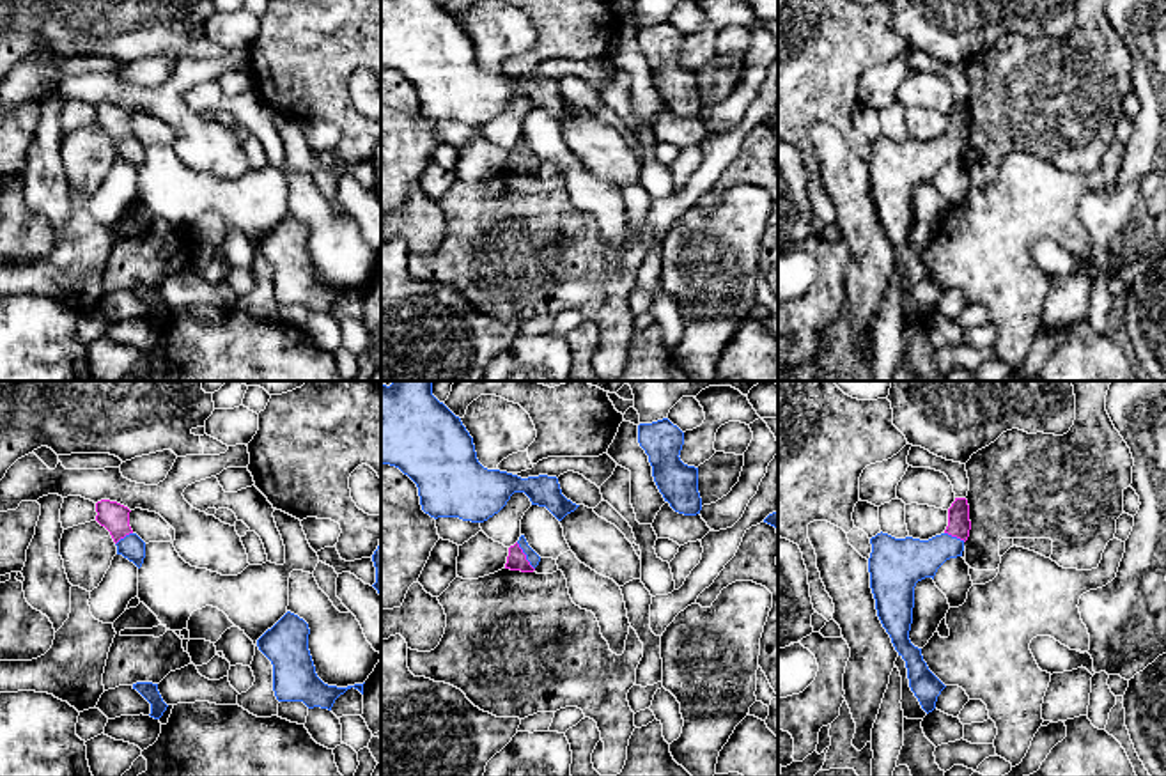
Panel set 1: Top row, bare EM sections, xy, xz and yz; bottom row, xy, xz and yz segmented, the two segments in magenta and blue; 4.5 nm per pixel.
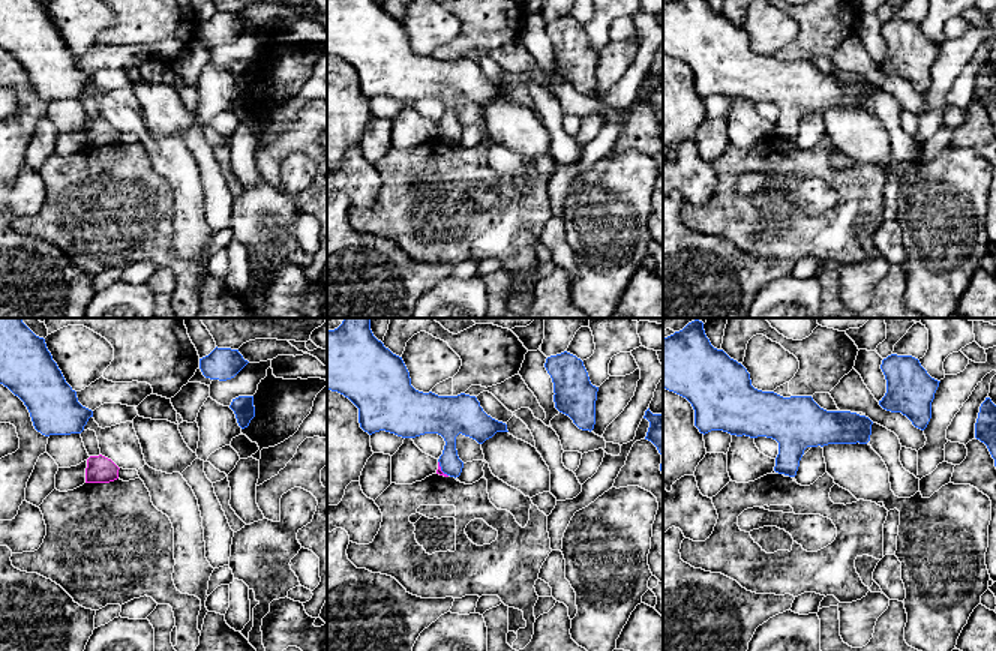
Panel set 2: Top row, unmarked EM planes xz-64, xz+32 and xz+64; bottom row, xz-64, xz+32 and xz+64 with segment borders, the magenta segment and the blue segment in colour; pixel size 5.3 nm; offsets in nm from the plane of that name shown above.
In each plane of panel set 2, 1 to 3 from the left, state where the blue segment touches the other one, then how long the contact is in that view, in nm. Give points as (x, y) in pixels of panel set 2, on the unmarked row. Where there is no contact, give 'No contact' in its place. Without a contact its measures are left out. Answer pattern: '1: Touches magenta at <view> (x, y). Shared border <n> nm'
1: No contact
2: Touches magenta at xz+32 (440, 132). Shared border 100 nm
3: No contact

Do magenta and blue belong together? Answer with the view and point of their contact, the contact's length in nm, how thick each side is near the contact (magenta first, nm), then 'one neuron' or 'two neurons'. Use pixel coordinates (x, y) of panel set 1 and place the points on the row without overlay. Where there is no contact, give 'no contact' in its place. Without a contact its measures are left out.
xz (525, 160) | 150 nm | 90/60 nm | one neuron

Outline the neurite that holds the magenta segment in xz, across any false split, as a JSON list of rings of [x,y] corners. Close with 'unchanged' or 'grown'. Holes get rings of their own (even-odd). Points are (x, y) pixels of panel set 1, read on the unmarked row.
[[[521,138],[519,144],[509,151],[505,172],[533,175],[539,165],[540,159],[528,149],[525,138]]]; grown

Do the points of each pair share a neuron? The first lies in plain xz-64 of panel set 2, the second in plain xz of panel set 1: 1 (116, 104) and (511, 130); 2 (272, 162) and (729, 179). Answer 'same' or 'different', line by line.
1: different
2: same

